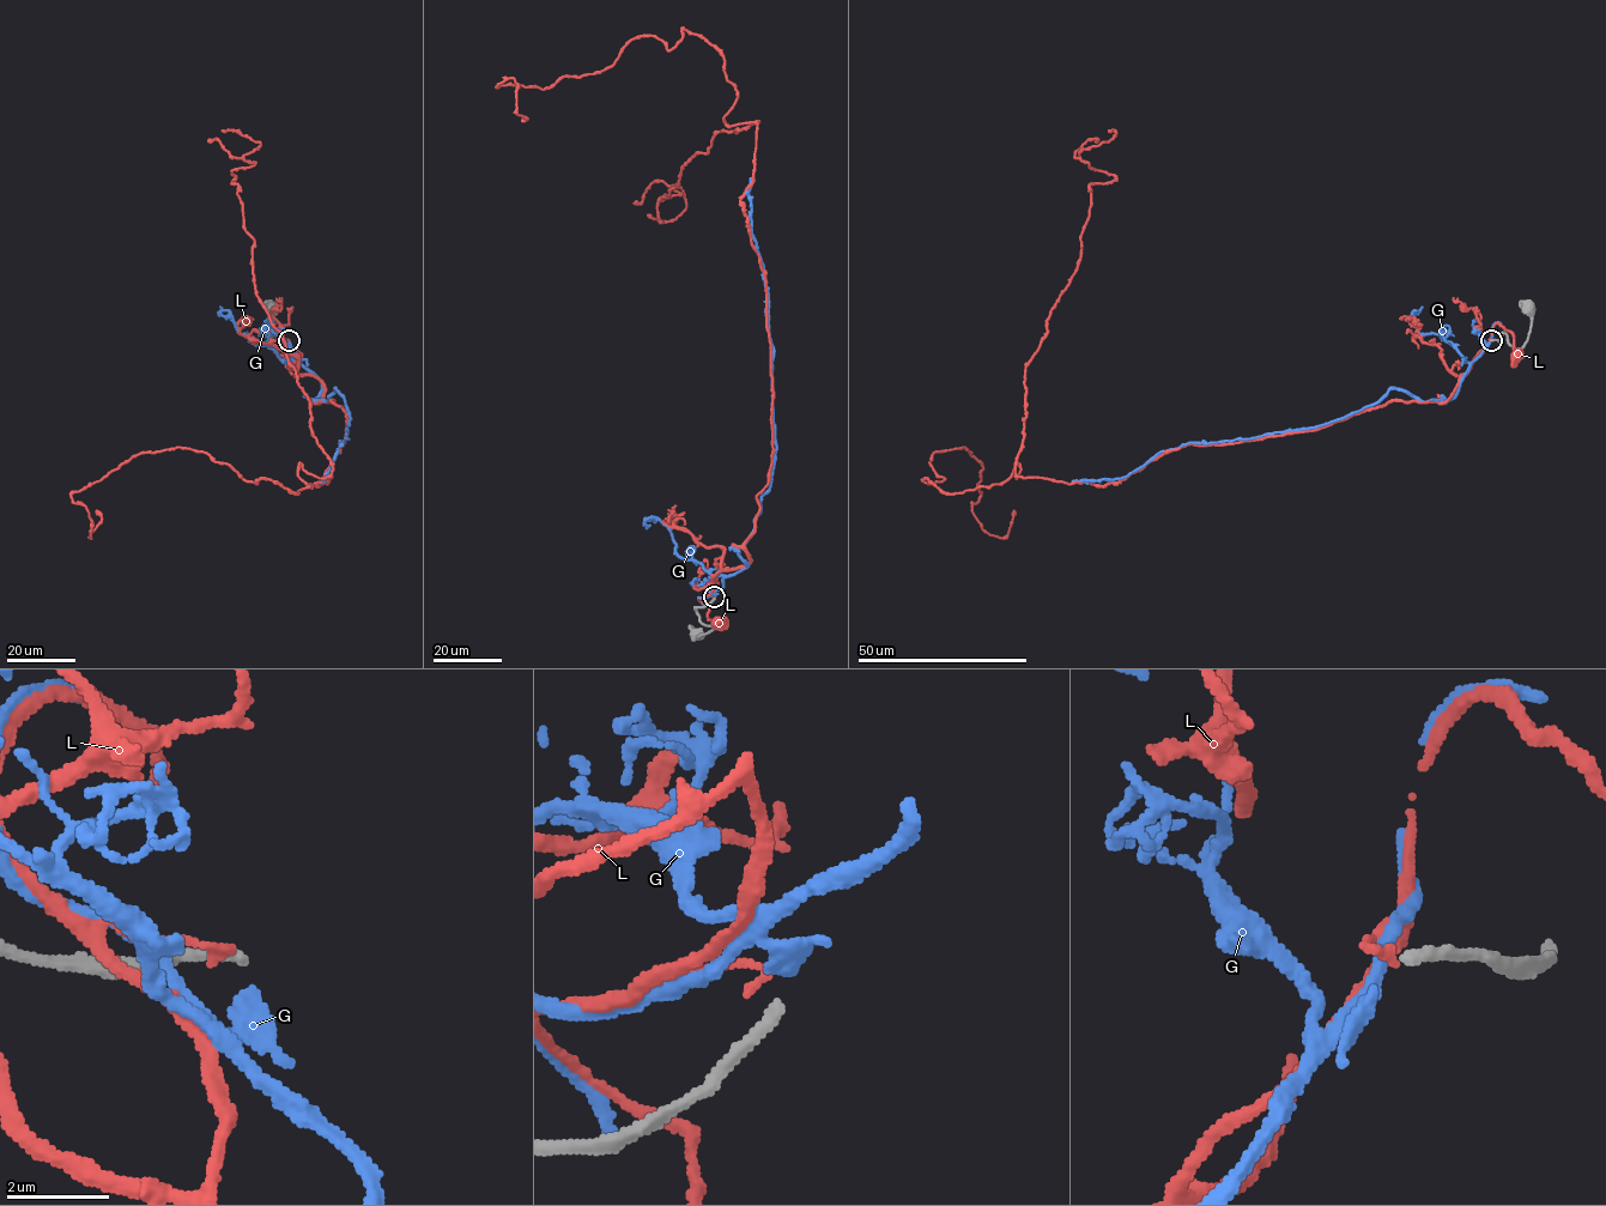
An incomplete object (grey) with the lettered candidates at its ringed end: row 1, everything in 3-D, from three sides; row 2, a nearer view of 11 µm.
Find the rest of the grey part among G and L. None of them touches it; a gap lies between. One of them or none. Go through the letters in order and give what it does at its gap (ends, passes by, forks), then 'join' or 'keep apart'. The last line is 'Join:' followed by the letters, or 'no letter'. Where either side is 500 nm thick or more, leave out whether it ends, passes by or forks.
G: it ends there; keep apart
L: it ends there; keep apart
Join: no letter

